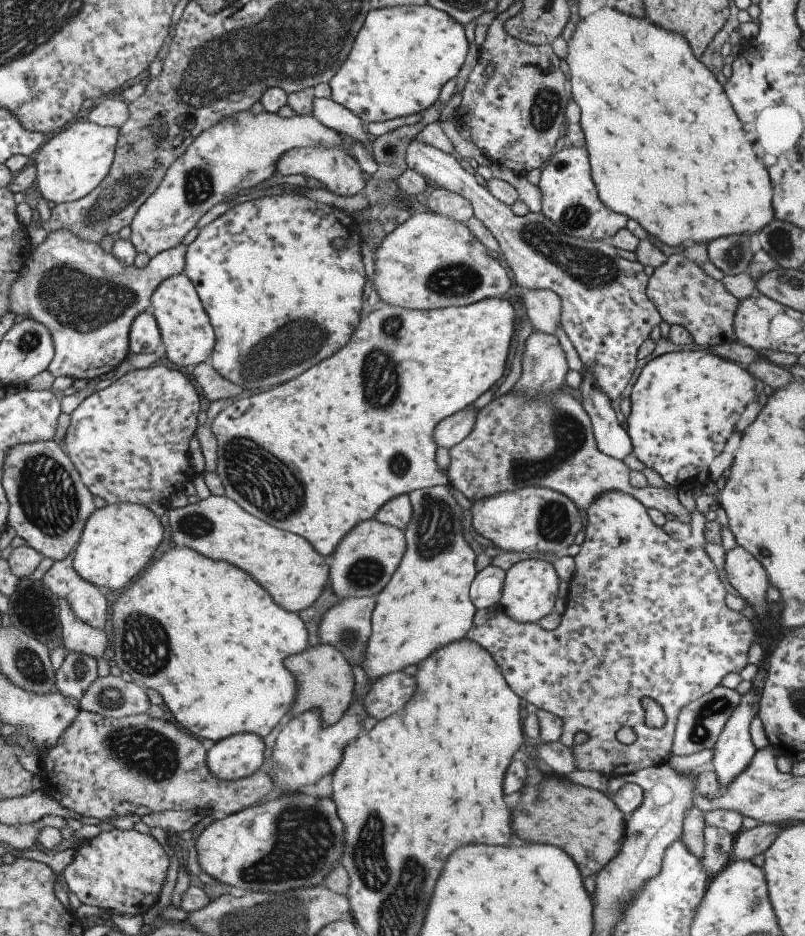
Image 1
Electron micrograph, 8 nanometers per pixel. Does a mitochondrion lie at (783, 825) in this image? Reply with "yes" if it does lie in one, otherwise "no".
no

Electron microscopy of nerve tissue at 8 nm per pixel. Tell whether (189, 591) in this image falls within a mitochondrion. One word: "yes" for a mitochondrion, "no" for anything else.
no

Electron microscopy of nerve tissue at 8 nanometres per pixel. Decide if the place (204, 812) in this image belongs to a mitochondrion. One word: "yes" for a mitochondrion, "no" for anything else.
no

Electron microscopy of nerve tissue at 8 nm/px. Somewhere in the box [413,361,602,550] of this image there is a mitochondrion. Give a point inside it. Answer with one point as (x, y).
(568, 435)

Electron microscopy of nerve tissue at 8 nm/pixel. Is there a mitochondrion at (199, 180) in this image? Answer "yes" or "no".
yes

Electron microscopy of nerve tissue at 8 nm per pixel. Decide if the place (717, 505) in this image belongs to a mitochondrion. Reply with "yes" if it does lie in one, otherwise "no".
no

